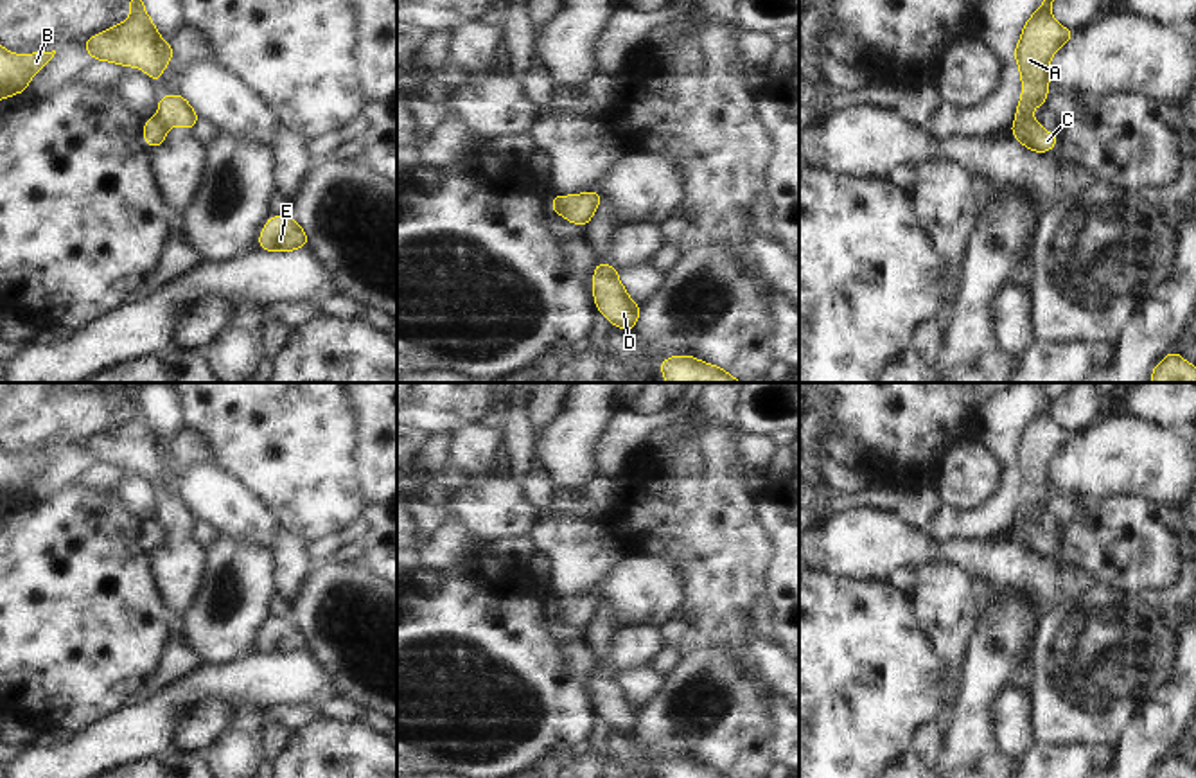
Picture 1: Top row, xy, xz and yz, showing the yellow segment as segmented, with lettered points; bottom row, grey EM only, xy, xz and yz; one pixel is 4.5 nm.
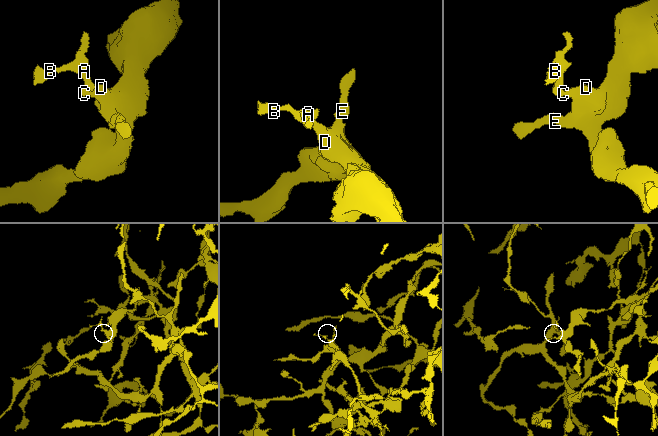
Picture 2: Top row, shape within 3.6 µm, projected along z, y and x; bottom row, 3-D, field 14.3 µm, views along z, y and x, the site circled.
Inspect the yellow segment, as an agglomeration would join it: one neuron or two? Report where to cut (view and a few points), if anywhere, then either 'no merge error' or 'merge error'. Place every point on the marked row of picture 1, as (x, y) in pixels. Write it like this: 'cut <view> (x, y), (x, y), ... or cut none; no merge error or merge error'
cut xz (561, 196), (564, 214); merge error

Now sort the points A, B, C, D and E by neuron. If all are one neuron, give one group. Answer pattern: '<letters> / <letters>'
A B / C D E

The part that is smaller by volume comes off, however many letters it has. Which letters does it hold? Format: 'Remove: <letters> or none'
Remove: A, B

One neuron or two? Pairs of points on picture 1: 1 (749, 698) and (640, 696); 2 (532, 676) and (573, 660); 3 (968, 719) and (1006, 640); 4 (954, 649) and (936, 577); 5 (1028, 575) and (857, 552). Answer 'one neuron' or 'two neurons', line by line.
1: two neurons
2: two neurons
3: one neuron
4: one neuron
5: one neuron

